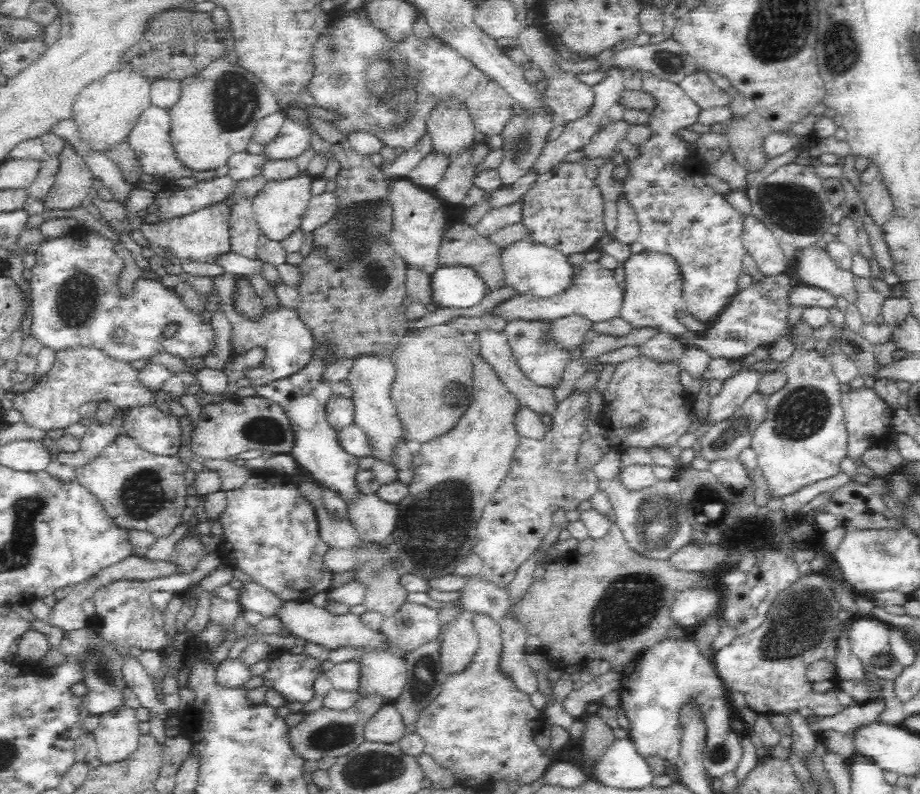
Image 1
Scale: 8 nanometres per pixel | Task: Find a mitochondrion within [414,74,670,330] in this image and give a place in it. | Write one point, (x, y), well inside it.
(520, 145)

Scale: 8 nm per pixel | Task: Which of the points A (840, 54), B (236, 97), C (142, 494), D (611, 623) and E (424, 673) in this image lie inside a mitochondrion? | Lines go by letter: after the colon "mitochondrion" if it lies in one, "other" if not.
A: mitochondrion
B: mitochondrion
C: mitochondrion
D: mitochondrion
E: mitochondrion

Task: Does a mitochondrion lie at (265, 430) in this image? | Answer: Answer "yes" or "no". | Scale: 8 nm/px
yes

